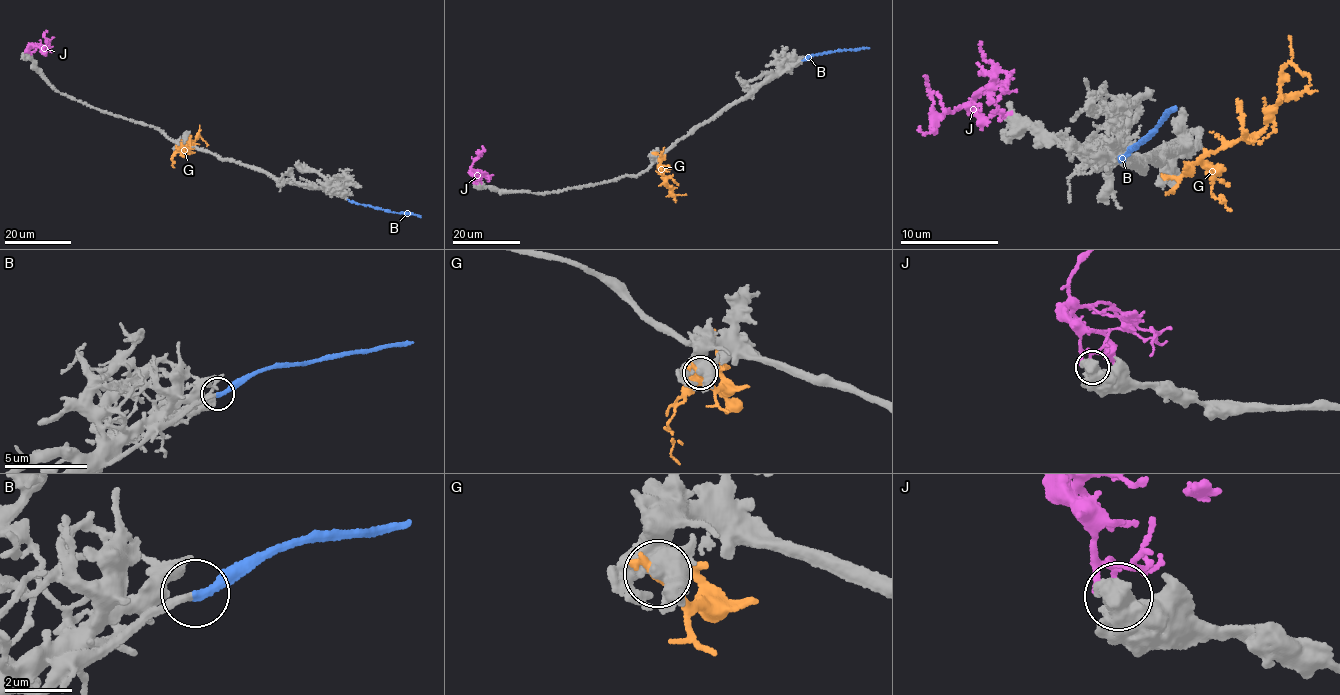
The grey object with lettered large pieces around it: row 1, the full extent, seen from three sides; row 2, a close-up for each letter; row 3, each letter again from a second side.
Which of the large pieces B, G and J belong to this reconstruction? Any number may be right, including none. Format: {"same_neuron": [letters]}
{"same_neuron": ["B"]}

